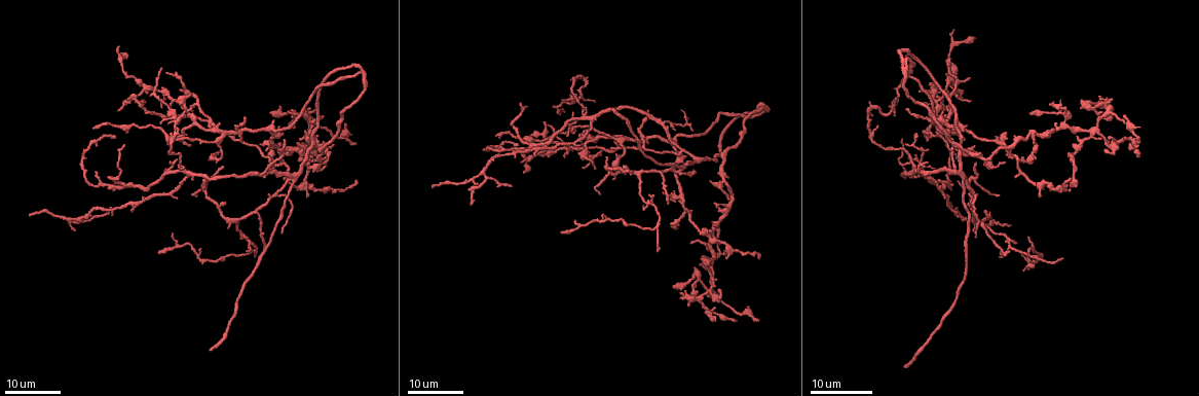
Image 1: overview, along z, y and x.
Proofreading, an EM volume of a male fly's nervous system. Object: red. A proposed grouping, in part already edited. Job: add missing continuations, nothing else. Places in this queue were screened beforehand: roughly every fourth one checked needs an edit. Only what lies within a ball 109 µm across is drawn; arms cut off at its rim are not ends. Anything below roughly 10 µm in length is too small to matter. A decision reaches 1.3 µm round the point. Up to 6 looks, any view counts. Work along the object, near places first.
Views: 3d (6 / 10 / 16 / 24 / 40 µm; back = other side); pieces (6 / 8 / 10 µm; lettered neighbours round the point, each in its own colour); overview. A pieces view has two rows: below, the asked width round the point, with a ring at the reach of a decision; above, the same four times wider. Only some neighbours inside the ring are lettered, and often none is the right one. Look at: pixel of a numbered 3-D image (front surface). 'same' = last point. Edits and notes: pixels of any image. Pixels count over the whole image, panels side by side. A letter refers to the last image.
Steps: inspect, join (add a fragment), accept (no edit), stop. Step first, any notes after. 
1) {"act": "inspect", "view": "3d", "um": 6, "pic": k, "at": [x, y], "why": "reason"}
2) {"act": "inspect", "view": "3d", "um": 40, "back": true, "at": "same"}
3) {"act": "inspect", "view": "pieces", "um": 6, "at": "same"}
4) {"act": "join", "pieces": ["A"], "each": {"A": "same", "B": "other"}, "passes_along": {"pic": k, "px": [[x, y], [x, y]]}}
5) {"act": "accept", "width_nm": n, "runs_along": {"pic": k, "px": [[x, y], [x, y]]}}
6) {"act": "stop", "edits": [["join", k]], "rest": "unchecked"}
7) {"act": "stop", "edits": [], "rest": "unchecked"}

{"act": "inspect", "view": "3d", "um": 16, "pic": 1, "at": [585, 168]}

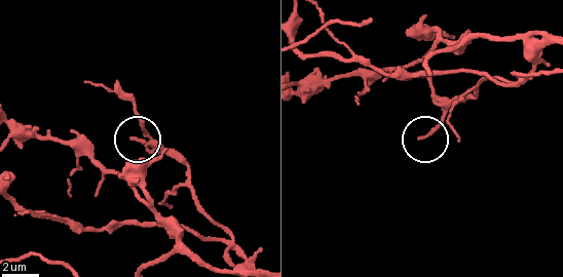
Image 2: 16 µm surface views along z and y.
{"act": "inspect", "view": "pieces", "um": 8, "pic": 2, "at": [135, 136]}

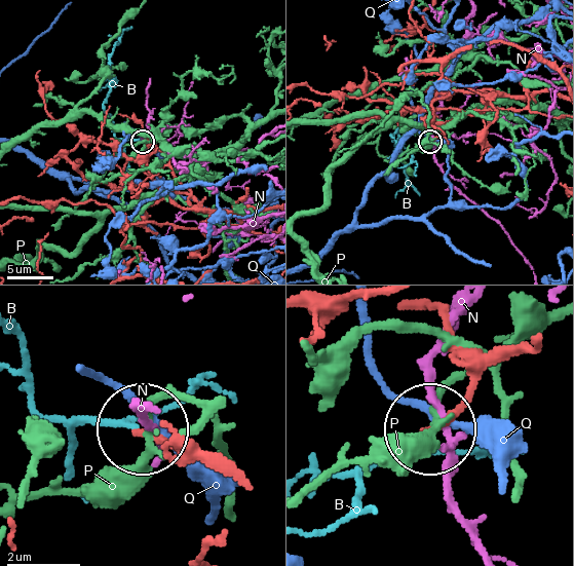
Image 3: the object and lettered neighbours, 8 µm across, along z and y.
{"act": "join", "pieces": ["B"], "each": {"B": "same", "N": "other", "P": "other", "Q": "other"}, "passes_along": {"pic": 3, "px": [[204, 462], [112, 422], [67, 422], [39, 410], [21, 340]]}, "found": "it goes on there"}

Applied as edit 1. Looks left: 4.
{"act": "inspect", "view": "3d", "um": 16, "pic": 1, "at": [907, 108], "why": "thin end"}

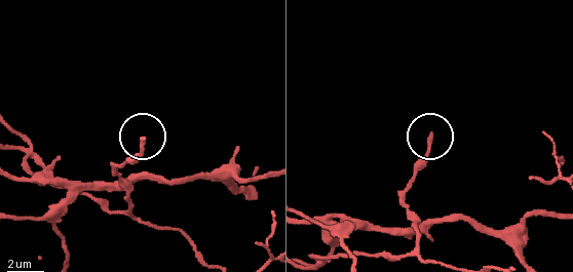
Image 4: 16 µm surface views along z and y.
{"act": "inspect", "view": "pieces", "um": 10, "pic": 4, "at": [143, 139], "why": "see the neighbours"}

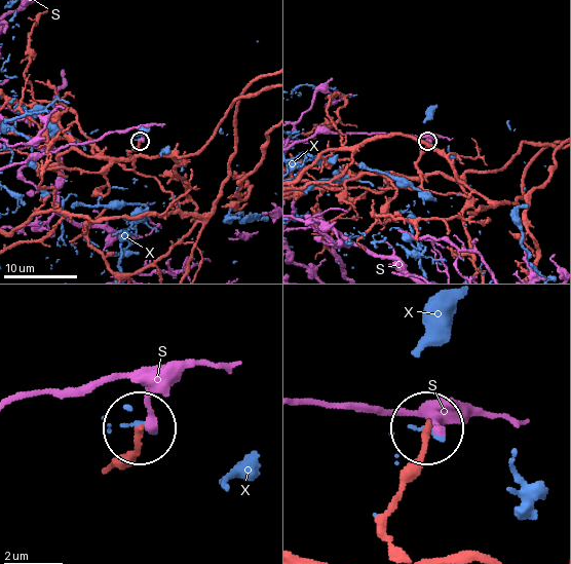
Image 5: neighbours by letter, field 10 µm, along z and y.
{"act": "accept", "width_nm": 190, "each": {"S": "other", "X": "other"}, "runs_along": {"pic": 5, "px": [[391, 546], [383, 524], [425, 430]]}, "found": "none of them fits"}

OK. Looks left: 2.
{"act": "inspect", "view": "3d", "um": 16, "pic": 1, "at": [709, 231], "why": "thin end"}

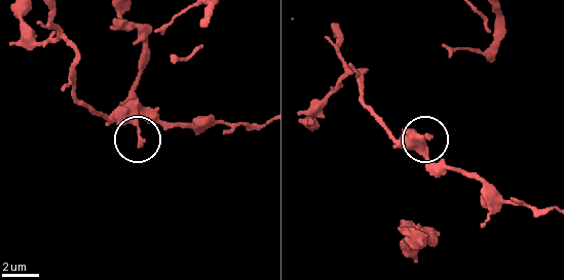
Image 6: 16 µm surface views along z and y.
{"act": "inspect", "view": "pieces", "um": 6, "pic": 6, "at": [139, 145]}

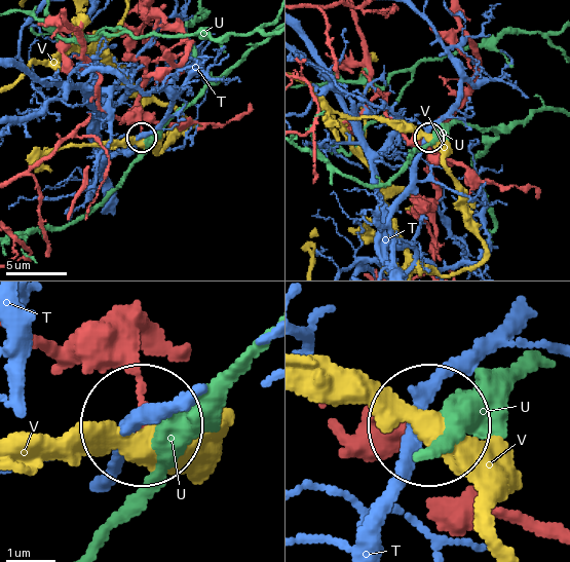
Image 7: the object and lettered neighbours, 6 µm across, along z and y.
{"act": "accept", "width_nm": 160, "each": {"T": "other", "U": "other", "V": "other"}, "runs_along": {"pic": 7, "px": [[351, 10], [388, 115], [409, 139], [427, 137]]}, "found": "none of them fits"}

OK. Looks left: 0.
{"act": "stop", "edits": [["join", 3]], "rest": "unchecked"}

